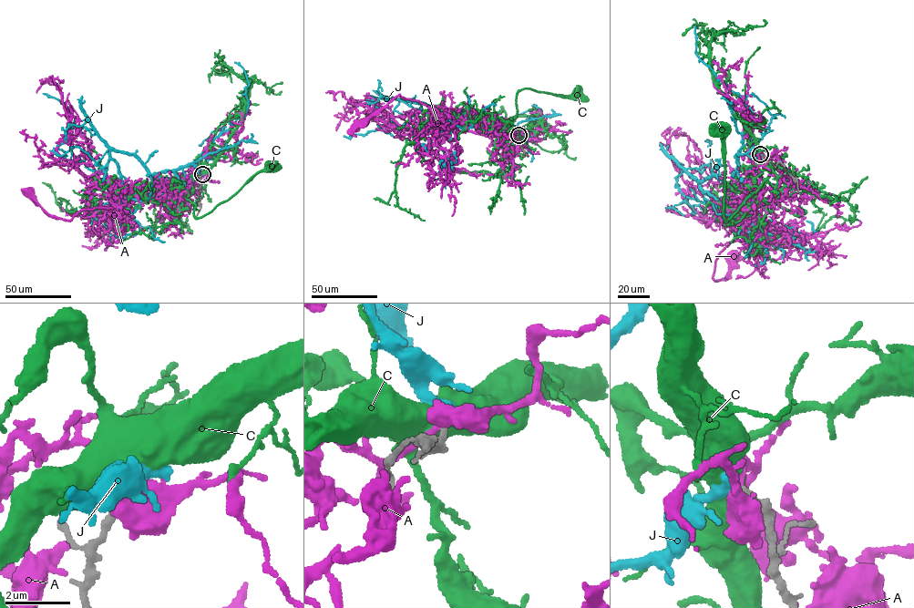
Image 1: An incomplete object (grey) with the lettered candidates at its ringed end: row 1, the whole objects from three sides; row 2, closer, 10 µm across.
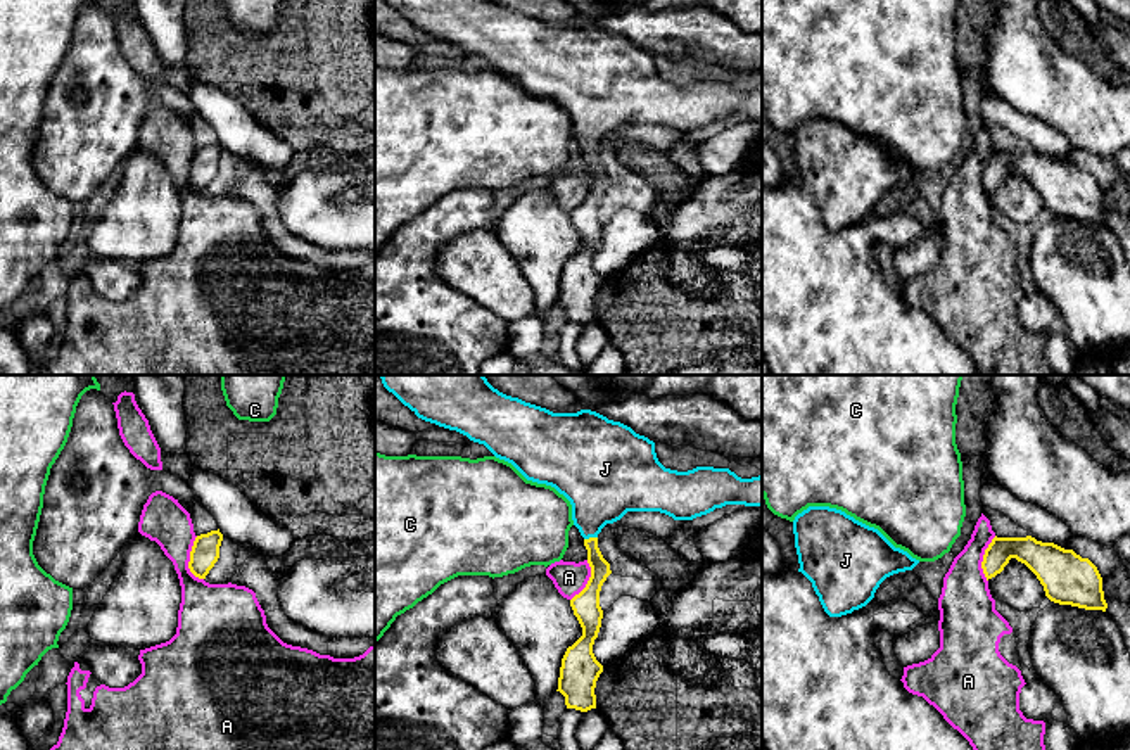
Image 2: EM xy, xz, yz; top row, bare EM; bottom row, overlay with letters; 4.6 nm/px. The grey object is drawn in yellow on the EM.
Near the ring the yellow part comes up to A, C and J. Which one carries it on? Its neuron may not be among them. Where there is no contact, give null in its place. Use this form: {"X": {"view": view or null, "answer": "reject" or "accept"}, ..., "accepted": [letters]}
{"A": {"view": "xy", "answer": "reject"}, "C": {"view": null, "answer": "reject"}, "J": {"view": "xz", "answer": "accept"}, "accepted": ["J"]}

